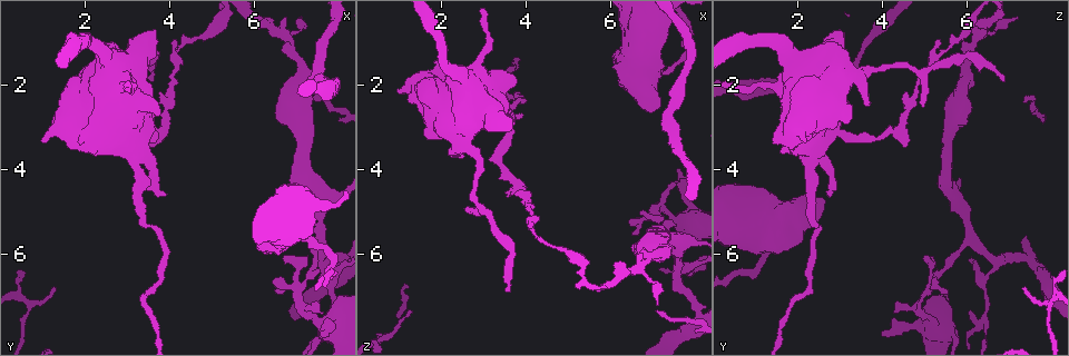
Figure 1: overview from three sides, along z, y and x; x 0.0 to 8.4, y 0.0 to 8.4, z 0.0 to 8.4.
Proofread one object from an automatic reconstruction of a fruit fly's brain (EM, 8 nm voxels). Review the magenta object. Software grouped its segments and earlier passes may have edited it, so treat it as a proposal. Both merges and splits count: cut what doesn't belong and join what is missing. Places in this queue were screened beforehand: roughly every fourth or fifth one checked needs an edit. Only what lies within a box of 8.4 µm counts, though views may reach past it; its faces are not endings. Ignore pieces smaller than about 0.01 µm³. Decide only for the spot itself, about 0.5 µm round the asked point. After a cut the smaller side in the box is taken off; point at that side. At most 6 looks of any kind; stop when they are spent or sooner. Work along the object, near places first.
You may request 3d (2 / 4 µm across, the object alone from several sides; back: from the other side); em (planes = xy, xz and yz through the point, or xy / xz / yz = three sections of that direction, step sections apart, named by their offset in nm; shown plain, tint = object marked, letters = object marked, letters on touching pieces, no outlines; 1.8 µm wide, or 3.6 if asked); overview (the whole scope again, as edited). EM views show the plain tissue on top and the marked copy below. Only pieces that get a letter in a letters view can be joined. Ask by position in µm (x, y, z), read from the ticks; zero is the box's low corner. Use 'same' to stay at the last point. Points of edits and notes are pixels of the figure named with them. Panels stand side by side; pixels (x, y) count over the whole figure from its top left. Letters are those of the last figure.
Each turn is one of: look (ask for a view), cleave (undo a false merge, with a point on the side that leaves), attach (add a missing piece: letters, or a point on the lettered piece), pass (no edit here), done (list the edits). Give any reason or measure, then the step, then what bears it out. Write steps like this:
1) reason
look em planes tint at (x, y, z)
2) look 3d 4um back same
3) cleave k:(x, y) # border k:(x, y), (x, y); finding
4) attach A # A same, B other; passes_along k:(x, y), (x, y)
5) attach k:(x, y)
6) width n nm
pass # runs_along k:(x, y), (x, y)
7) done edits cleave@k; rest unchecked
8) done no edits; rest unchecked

thin neck
look em 3.6um xy step 16 letters at (3.50, 3.20, 4.00)

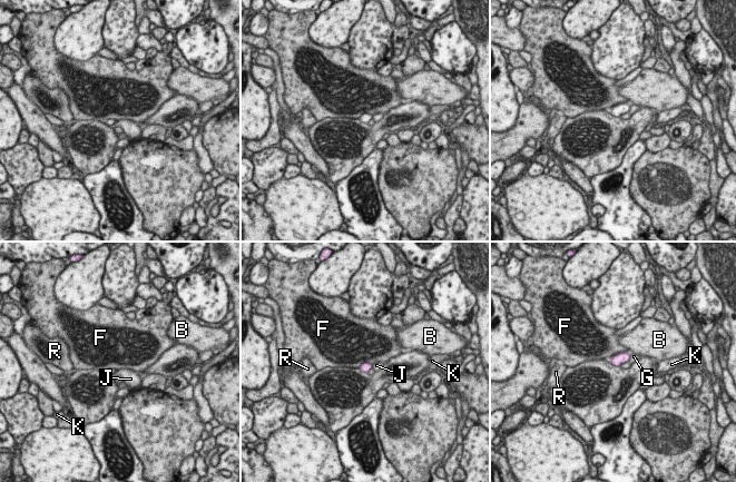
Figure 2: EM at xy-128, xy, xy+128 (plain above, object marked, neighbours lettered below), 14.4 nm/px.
width 90 nm
pass # B other, F other, G other, J other, K other, R other; border 2:(628, 352), (616, 352), (608, 360); one neuron here

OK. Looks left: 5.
calibre changes
look em planes letters at (7.00, 2.05, 5.85)

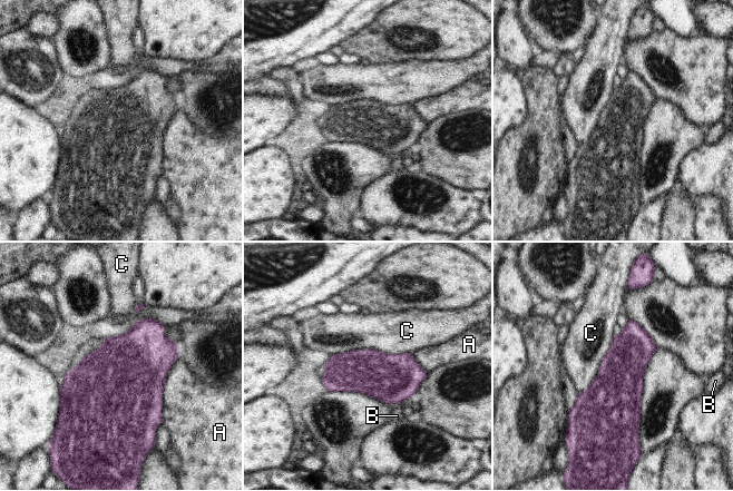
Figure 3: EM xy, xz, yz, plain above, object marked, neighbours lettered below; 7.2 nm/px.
longest_contact C 600 nm
attach B # A other, B same, C other; it goes on there

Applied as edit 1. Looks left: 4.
look overview

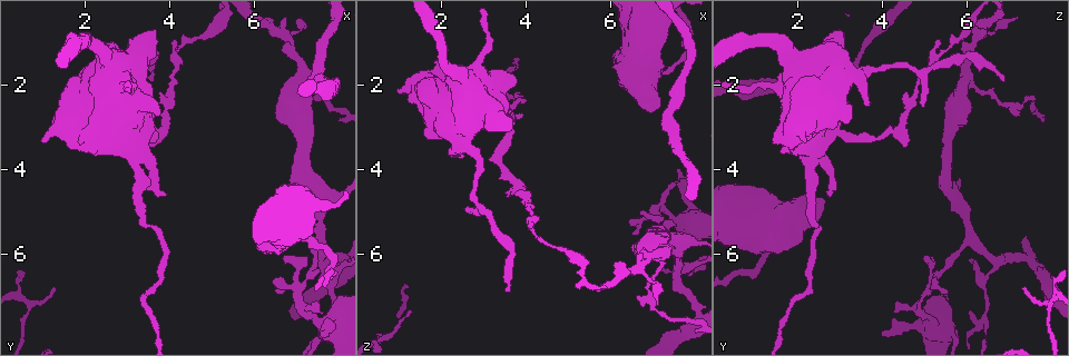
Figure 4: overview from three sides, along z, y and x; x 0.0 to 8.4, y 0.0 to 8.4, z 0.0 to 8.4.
narrows sharply
look em xz step 8 tint at (7.10, 6.75, 5.10)

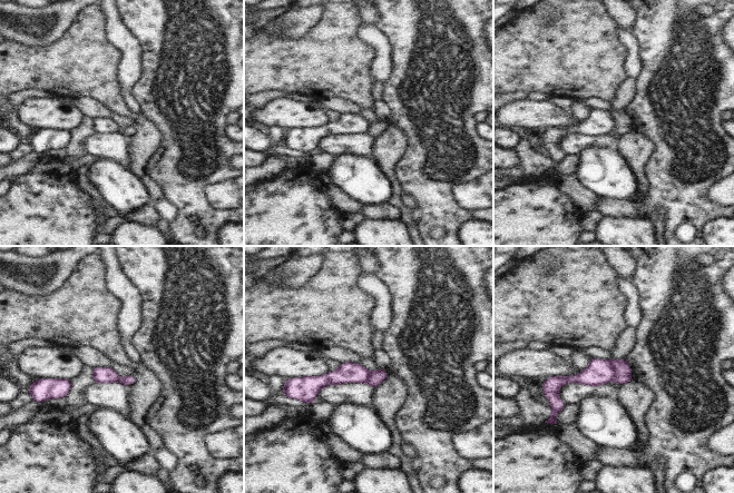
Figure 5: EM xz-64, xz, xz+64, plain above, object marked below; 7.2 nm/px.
look em planes letters same

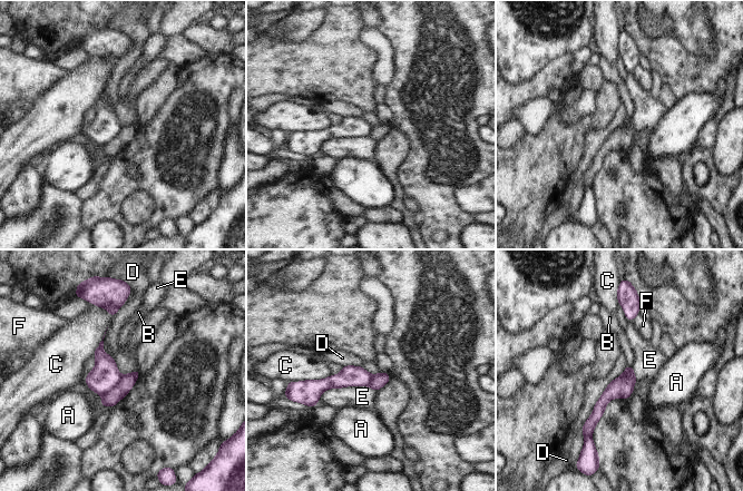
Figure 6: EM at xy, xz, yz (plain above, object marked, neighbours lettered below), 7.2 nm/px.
width 150 nm; longest_contact E 440 nm
cleave 6:(105, 375) # A other, B other, C other, D other, E other, F other; a second neuron is stuck on

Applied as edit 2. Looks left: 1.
done edits attach@3, cleave@6; rest unchecked

